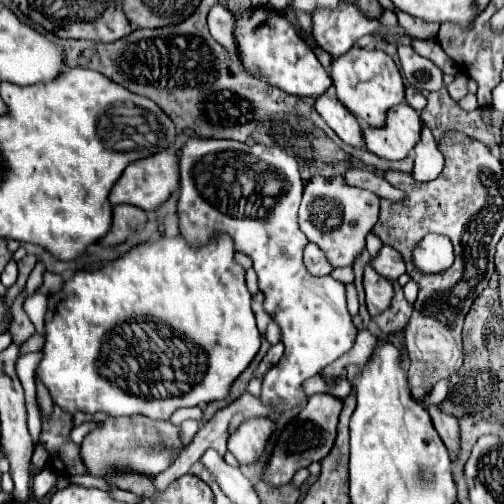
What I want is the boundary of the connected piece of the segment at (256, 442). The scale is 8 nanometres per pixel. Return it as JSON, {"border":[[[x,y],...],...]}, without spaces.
{"border":[[[248,417],[228,437],[228,451],[240,463],[252,463],[262,451],[274,429],[270,417]]]}

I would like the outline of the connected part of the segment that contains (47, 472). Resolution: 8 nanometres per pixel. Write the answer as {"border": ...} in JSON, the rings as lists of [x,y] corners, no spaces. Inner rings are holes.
{"border":[[[46,467],[46,469],[38,471],[34,475],[34,479],[32,479],[32,493],[34,493],[34,497],[42,499],[54,487],[54,483],[56,483],[56,473],[52,469]]]}

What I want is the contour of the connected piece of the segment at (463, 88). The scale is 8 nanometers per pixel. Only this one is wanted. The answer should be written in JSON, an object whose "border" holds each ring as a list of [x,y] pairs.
{"border":[[[458,73],[454,81],[447,86],[449,95],[456,102],[458,102],[460,99],[468,94],[467,81],[468,77],[465,74]]]}

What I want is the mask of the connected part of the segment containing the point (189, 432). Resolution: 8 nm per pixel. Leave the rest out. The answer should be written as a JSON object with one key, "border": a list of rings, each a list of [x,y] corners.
{"border":[[[186,420],[181,424],[181,439],[184,447],[187,447],[192,441],[194,435],[199,430],[199,422],[196,420]]]}

